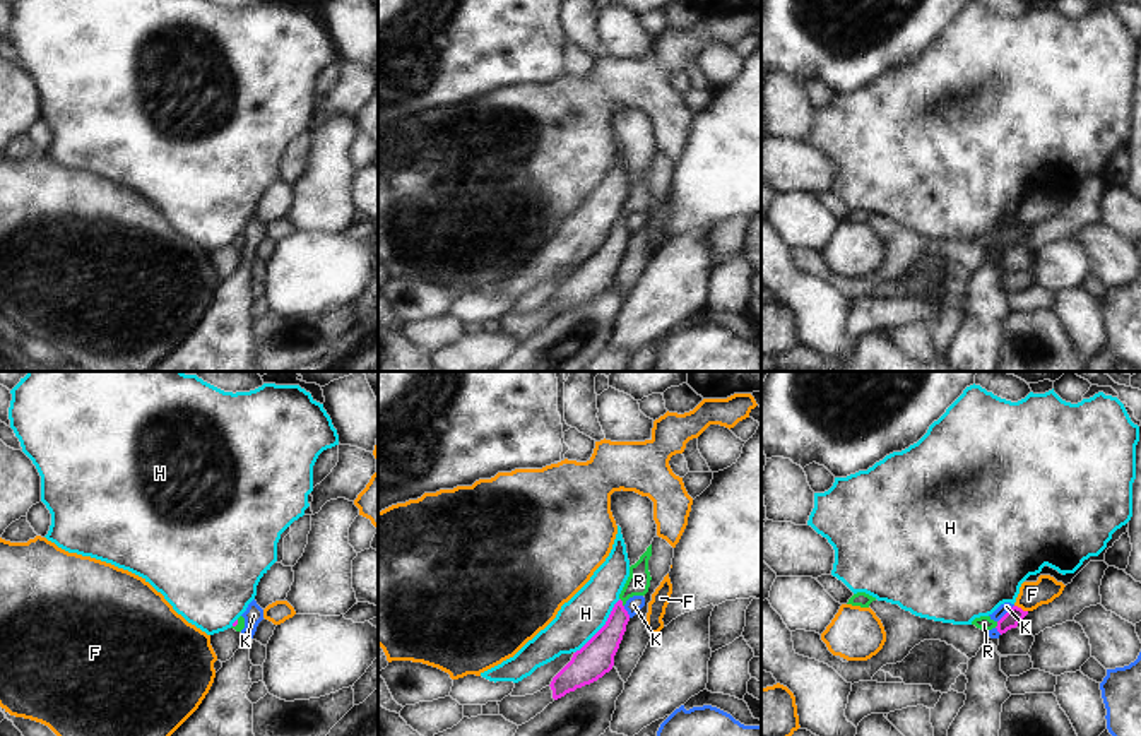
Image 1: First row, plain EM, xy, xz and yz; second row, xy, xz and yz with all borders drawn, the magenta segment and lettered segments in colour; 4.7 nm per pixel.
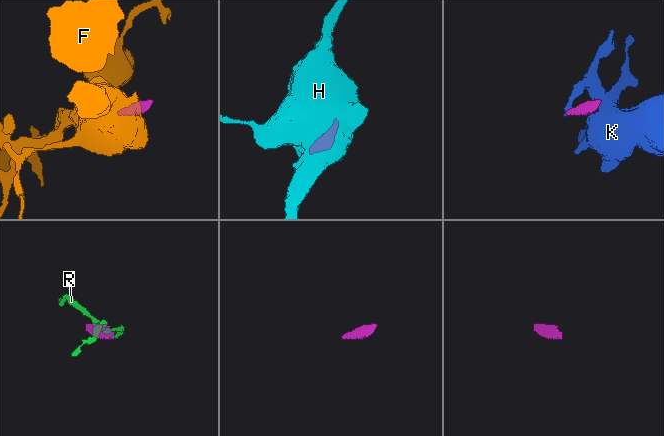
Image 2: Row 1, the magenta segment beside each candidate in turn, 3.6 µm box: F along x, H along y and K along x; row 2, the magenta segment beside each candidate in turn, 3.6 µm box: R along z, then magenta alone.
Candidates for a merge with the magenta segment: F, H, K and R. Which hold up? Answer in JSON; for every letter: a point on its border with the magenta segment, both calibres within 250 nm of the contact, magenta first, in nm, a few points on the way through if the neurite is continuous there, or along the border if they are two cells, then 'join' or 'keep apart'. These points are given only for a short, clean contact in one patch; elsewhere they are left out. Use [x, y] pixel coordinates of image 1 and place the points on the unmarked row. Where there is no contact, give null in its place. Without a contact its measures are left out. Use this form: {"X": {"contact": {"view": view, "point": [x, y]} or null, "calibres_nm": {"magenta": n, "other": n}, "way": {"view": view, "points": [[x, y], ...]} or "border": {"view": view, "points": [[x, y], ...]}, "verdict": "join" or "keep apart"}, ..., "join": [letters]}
{"F": {"contact": {"view": "yz", "point": [1020, 225]}, "calibres_nm": {"magenta": 80, "other": 130}, "border": {"view": "yz", "points": [[1015, 221], [1027, 228]]}, "verdict": "keep apart"}, "H": {"contact": {"view": "xz", "point": [603, 243]}, "calibres_nm": {"magenta": 170, "other": 200}, "verdict": "keep apart"}, "K": {"contact": {"view": "yz", "point": [1006, 230]}, "calibres_nm": {"magenta": 80, "other": 50}, "border": {"view": "yz", "points": [[1013, 221], [998, 238]]}, "verdict": "keep apart"}, "R": {"contact": {"view": "xz", "point": [621, 219]}, "calibres_nm": {"magenta": 150, "other": 110}, "way": {"view": "xz", "points": [[599, 267], [616, 242], [621, 219], [638, 197]]}, "verdict": "join"}, "join": ["R"]}

